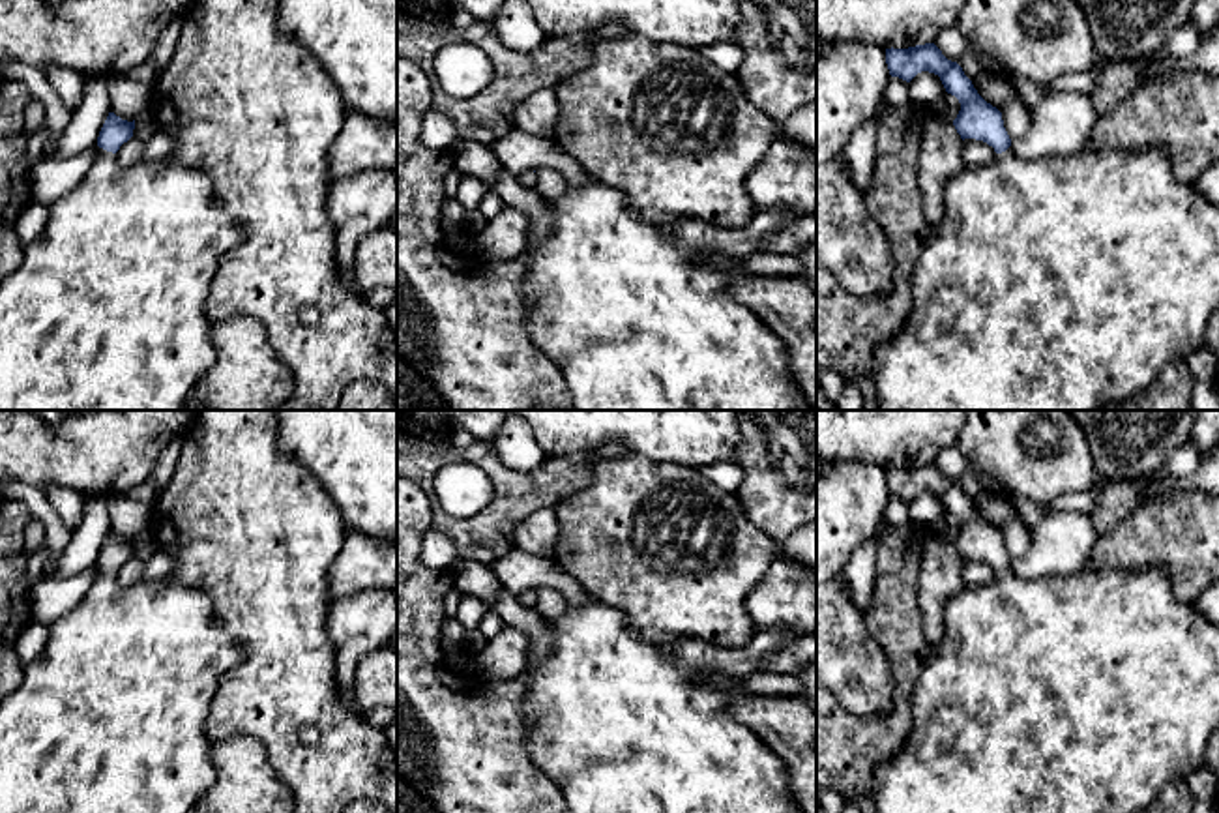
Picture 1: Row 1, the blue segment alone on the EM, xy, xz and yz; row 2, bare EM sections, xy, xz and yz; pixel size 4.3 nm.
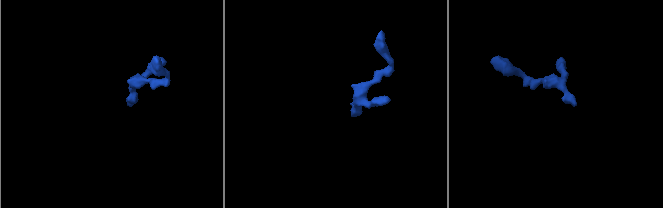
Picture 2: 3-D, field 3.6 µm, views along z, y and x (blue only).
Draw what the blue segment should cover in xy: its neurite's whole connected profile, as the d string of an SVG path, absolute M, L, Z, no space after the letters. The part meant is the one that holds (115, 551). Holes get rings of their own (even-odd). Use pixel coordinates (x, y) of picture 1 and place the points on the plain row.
M109 532L97 566L103 569L75 609L49 626L43 652L24 665L22 684L0 702L0 813L191 813L197 800L215 783L210 751L212 740L204 721L217 693L221 676L243 659L243 648L215 624L213 603L198 588L172 579L122 584L116 571L133 556L135 540L127 541Z

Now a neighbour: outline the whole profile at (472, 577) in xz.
M459 558L451 571L453 586L461 594L476 596L481 601L487 601L504 590L500 579L483 562Z

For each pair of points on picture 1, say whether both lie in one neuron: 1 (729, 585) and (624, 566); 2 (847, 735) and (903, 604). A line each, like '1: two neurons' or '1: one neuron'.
1: one neuron
2: one neuron

